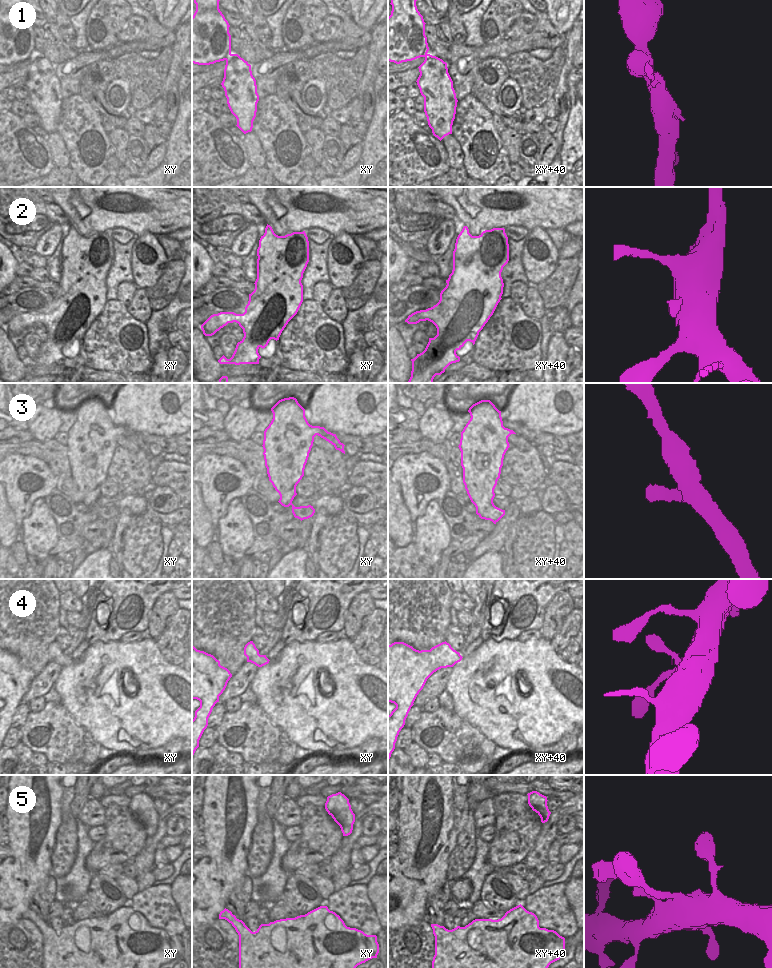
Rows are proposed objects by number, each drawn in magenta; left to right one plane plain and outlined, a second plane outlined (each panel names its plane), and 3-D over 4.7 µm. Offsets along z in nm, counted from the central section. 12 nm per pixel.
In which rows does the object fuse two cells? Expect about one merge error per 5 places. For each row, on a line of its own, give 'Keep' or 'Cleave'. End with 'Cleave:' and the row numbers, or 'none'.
1: Keep
2: Keep
3: Keep
4: Keep
5: Keep
Cleave: none

